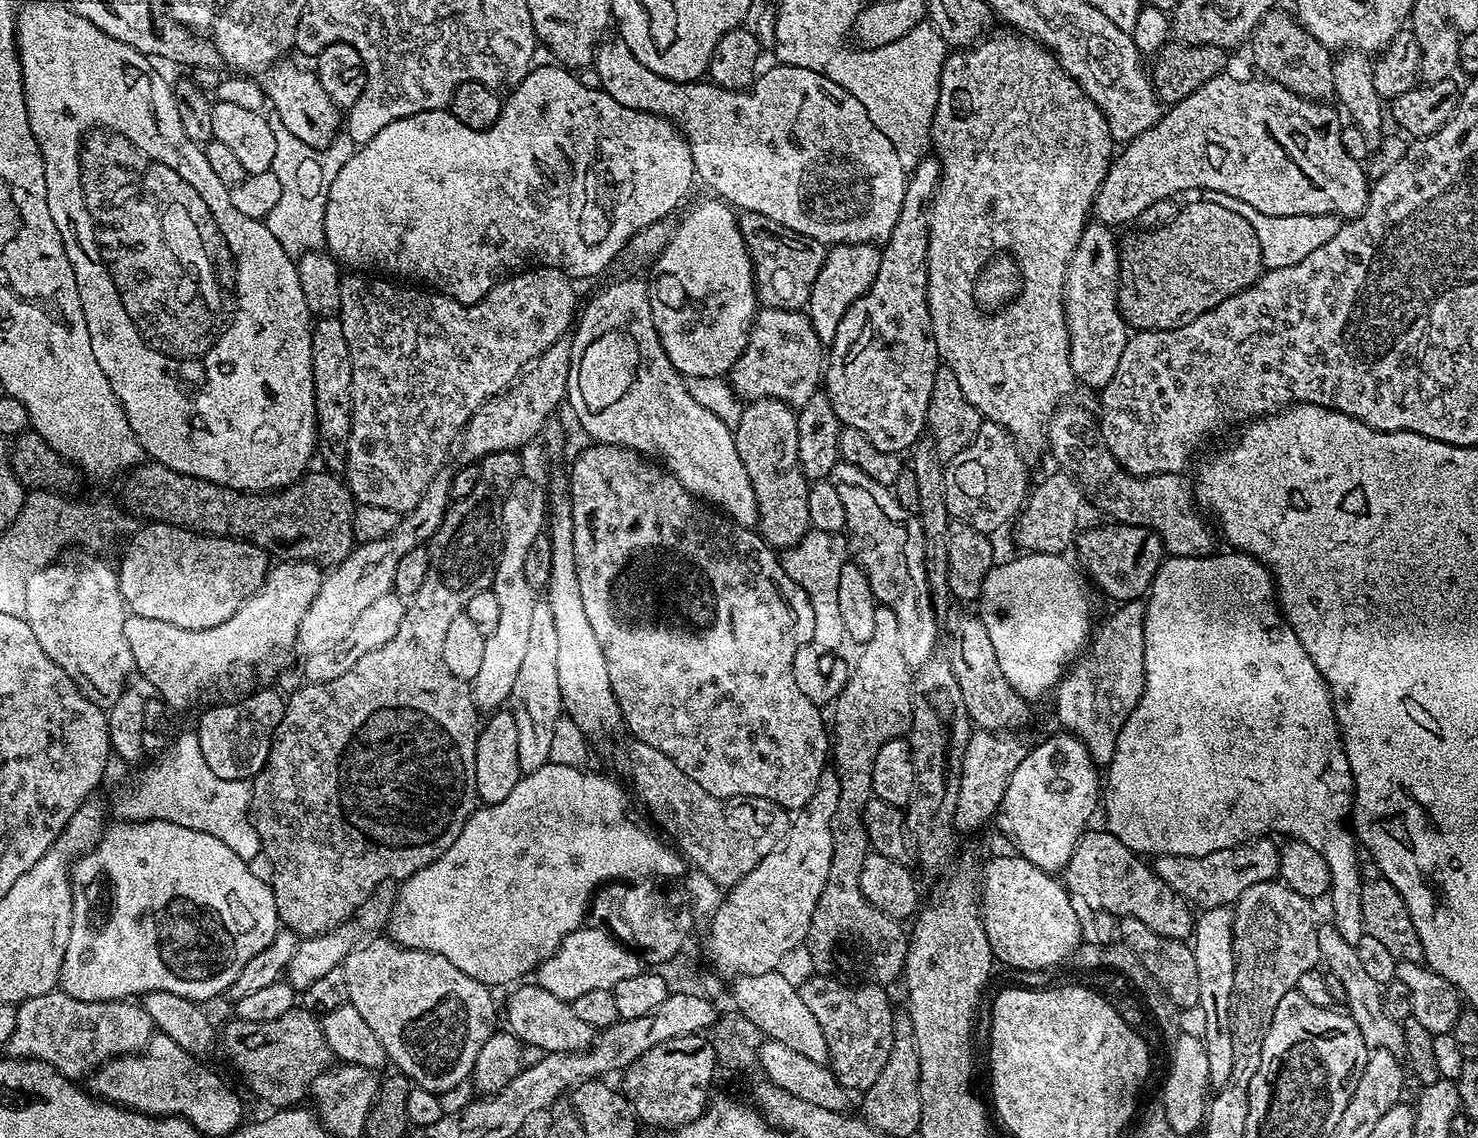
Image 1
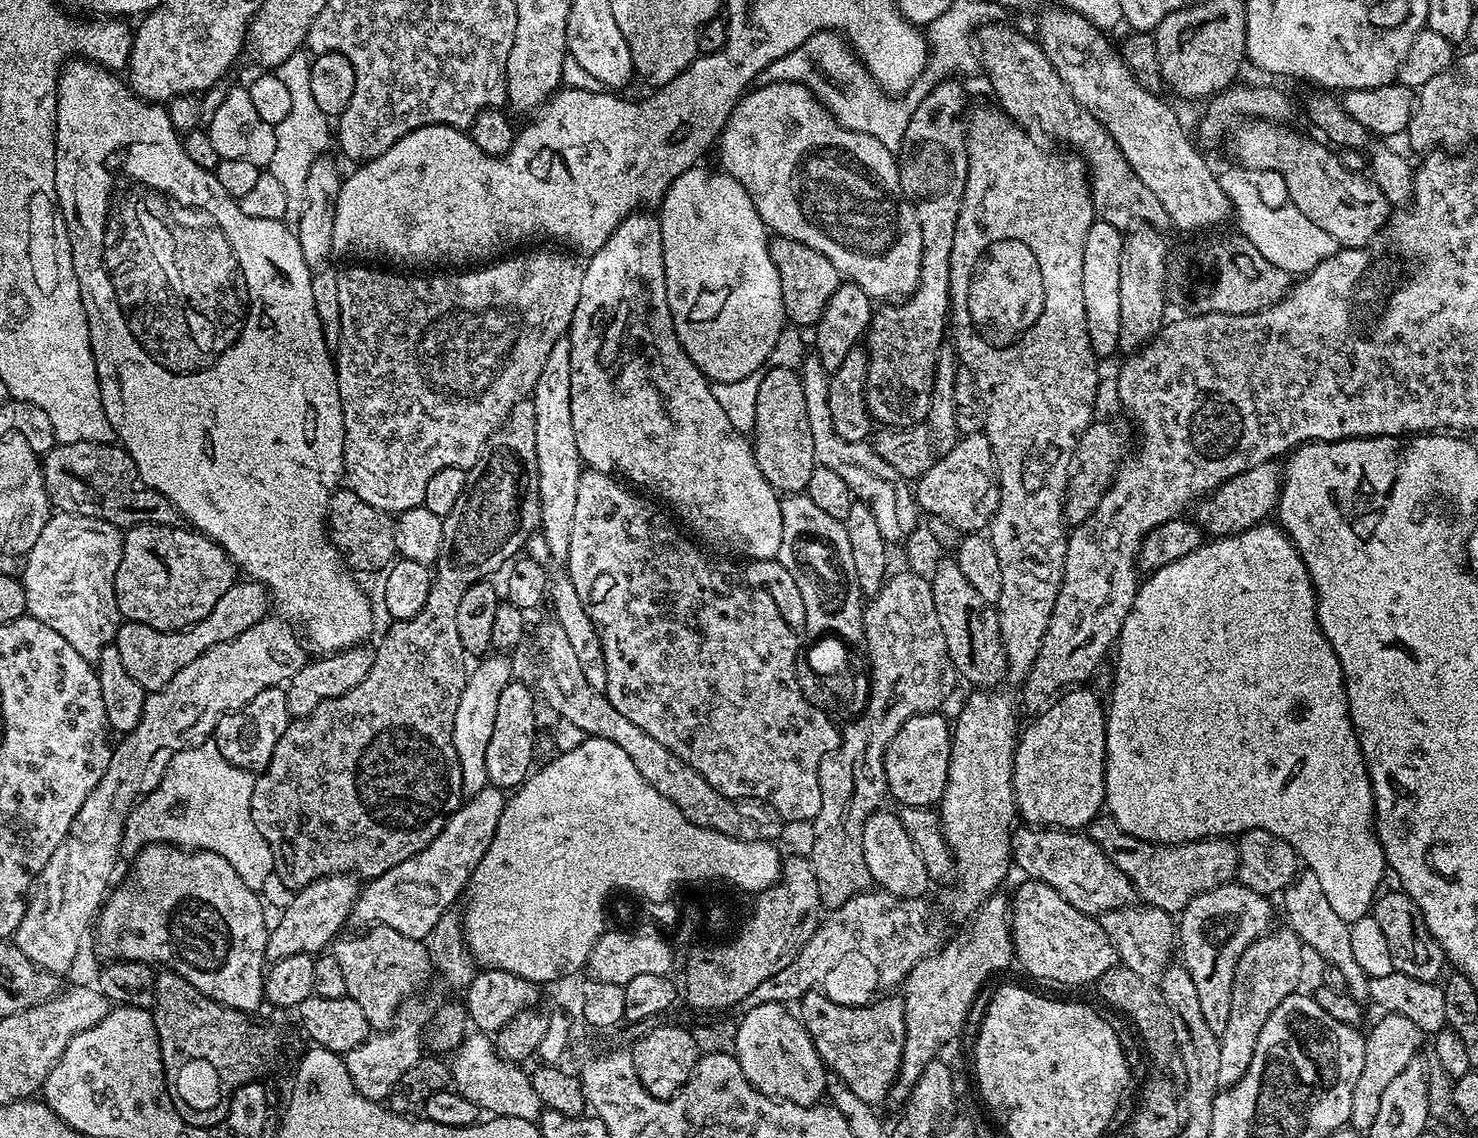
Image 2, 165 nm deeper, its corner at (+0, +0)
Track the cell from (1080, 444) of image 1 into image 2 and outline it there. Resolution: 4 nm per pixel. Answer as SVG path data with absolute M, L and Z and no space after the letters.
M1279 459L1262 462L1249 472L1230 478L1215 492L1209 492L1207 496L1195 501L1194 521L1201 532L1212 538L1242 534L1256 524L1265 523L1275 513L1283 483L1284 464Z

